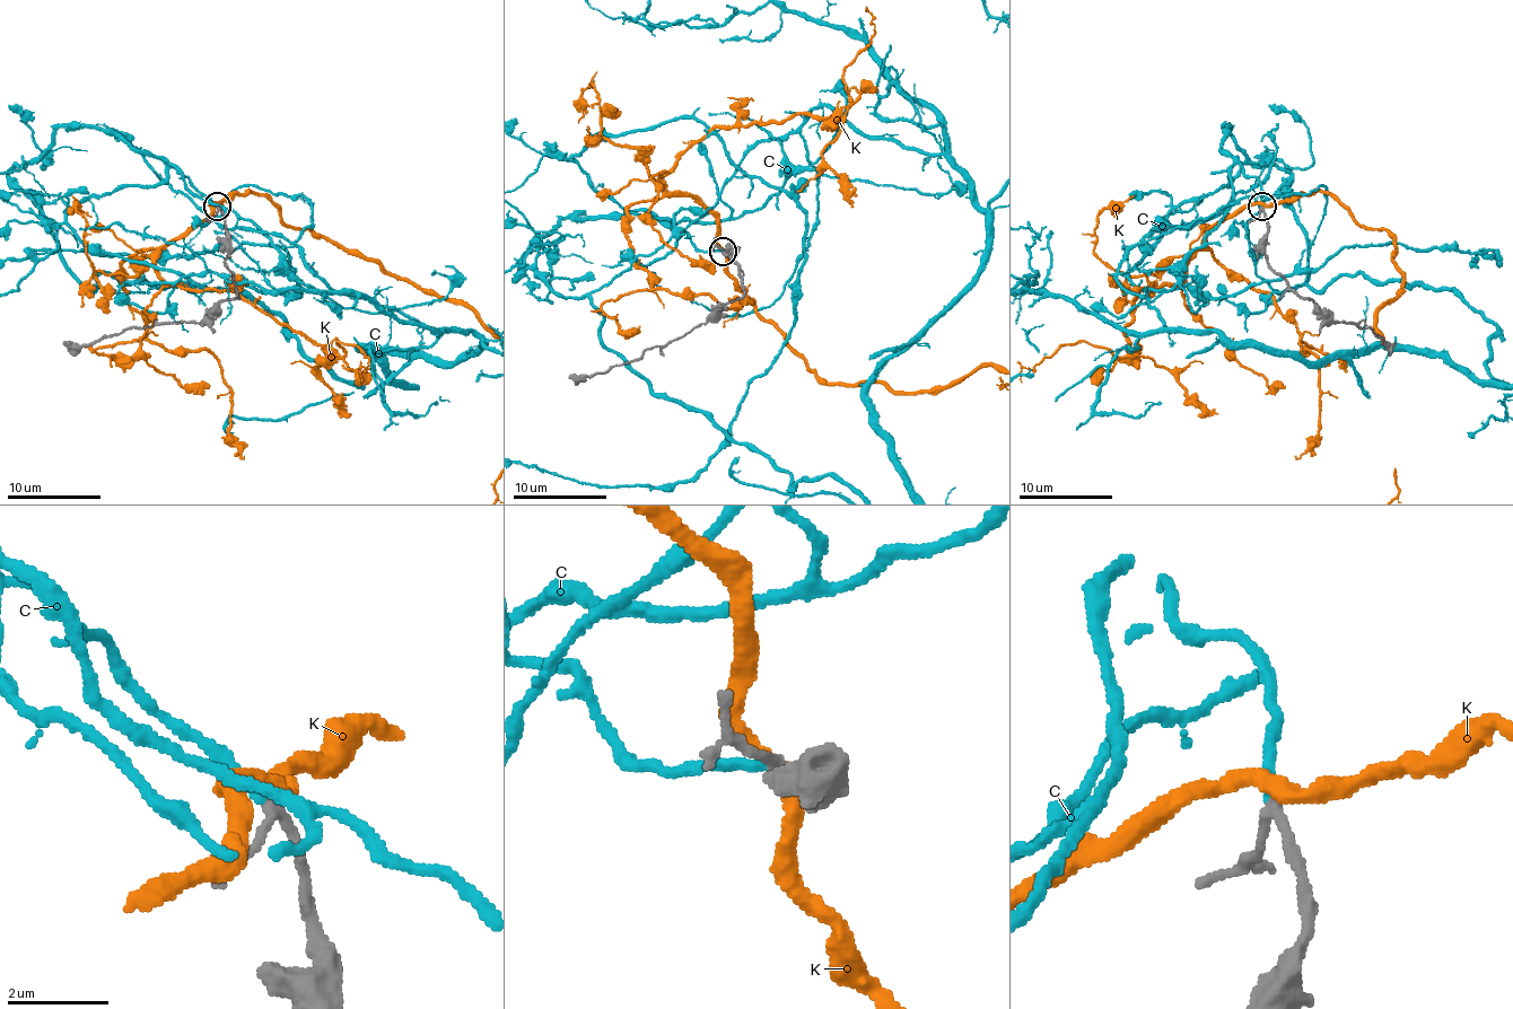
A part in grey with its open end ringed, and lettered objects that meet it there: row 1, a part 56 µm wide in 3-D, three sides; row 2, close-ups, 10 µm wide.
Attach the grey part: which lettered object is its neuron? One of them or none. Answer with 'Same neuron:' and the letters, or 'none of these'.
Same neuron: C

